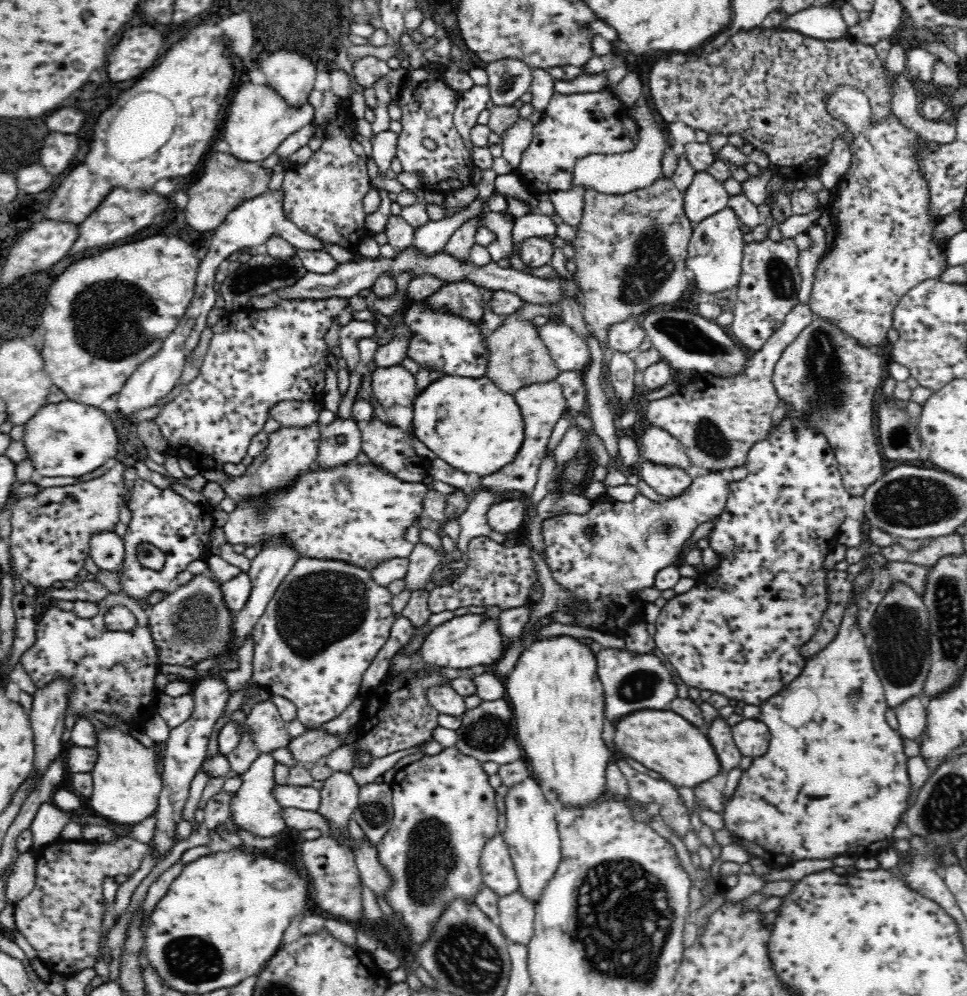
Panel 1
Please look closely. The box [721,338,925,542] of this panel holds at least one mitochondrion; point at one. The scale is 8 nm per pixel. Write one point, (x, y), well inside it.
(899, 437)

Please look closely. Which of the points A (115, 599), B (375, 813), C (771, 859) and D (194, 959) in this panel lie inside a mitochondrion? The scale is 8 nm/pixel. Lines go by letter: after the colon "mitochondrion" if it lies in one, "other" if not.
A: other
B: mitochondrion
C: other
D: mitochondrion

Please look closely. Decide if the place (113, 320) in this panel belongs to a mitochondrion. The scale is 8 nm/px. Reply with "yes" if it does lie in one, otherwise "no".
yes

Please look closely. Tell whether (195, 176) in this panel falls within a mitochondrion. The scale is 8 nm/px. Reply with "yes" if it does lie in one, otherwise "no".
no

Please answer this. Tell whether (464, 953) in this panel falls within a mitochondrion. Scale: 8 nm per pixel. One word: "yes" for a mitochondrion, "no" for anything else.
yes

